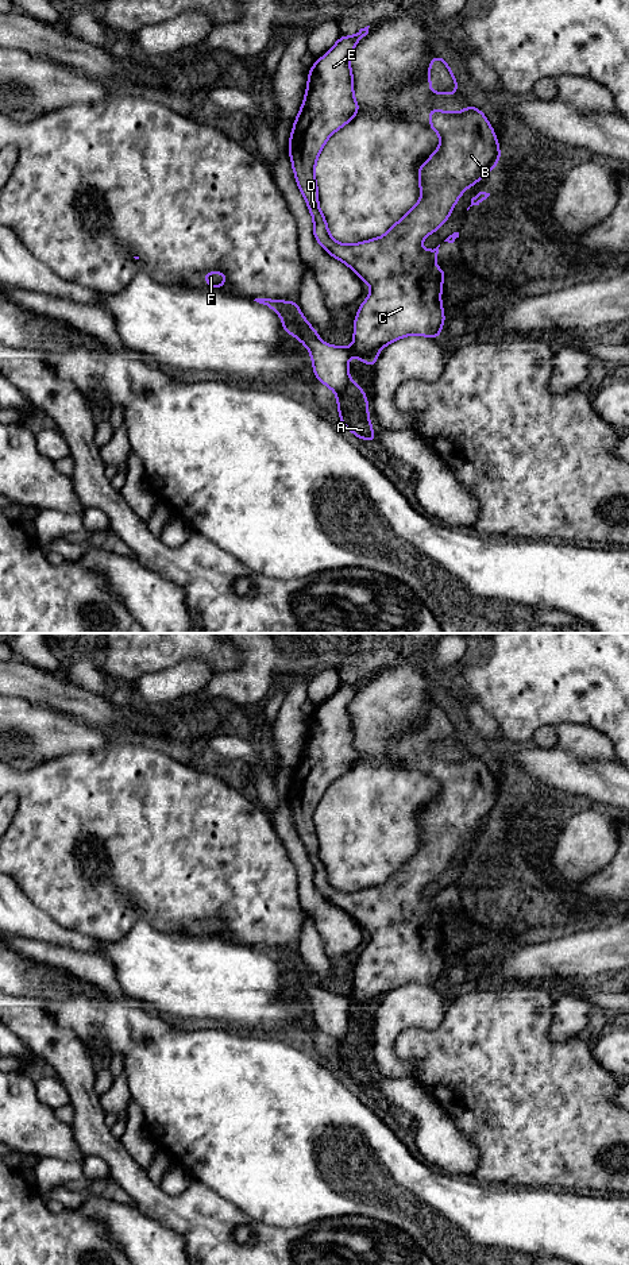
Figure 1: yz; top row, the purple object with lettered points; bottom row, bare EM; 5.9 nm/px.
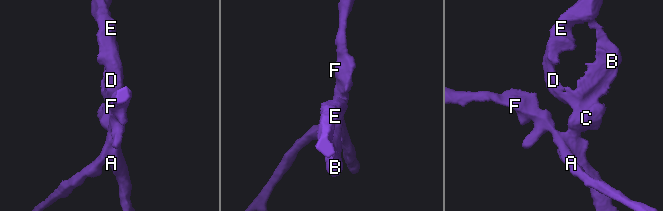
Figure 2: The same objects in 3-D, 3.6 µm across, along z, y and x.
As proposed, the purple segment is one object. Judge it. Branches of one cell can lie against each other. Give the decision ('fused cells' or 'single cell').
fused cells

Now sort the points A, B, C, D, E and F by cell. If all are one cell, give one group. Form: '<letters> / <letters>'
A B C D E / F

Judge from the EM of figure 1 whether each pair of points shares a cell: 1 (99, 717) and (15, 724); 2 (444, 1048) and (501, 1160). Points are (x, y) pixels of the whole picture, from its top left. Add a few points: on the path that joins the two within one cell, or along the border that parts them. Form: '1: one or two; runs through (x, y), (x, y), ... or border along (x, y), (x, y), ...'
1: two; border along (45, 706), (54, 708), (104, 731)
2: one; runs through (473, 1076), (501, 1105), (501, 1132)

